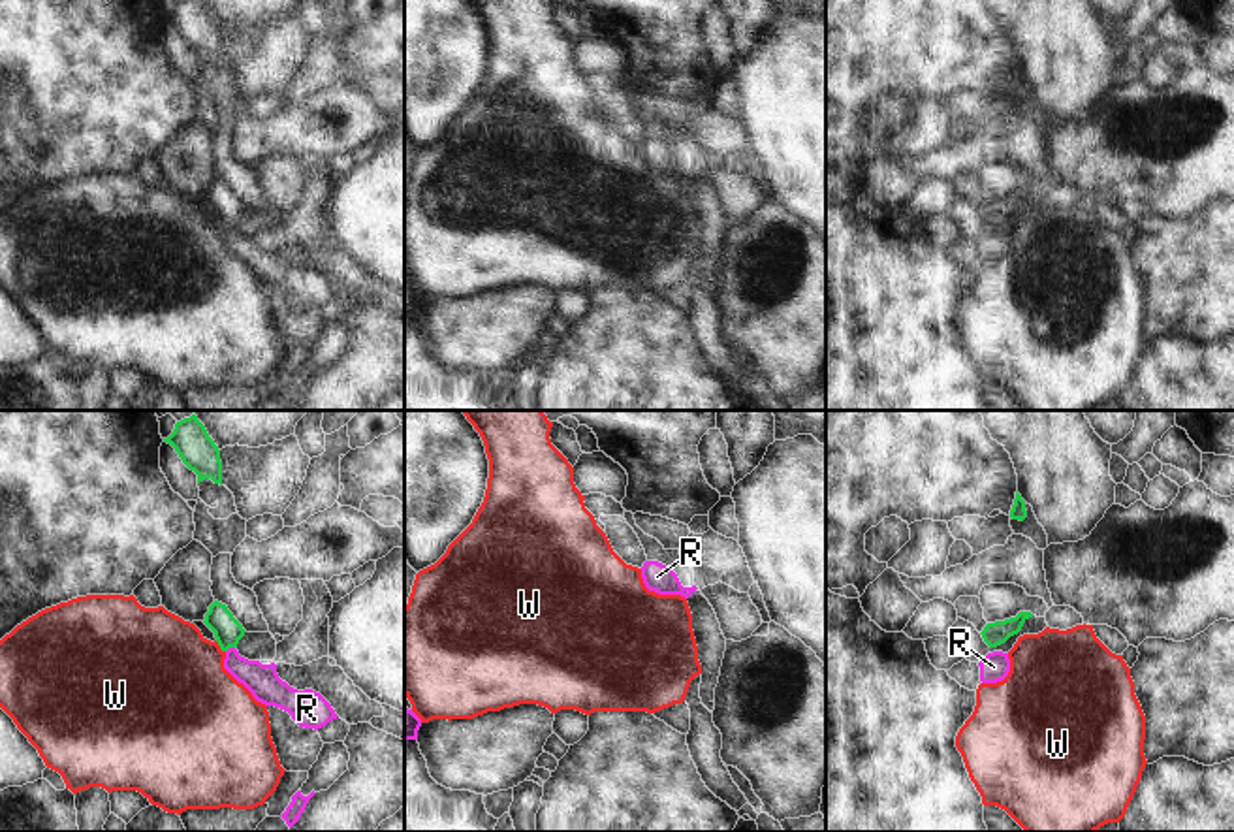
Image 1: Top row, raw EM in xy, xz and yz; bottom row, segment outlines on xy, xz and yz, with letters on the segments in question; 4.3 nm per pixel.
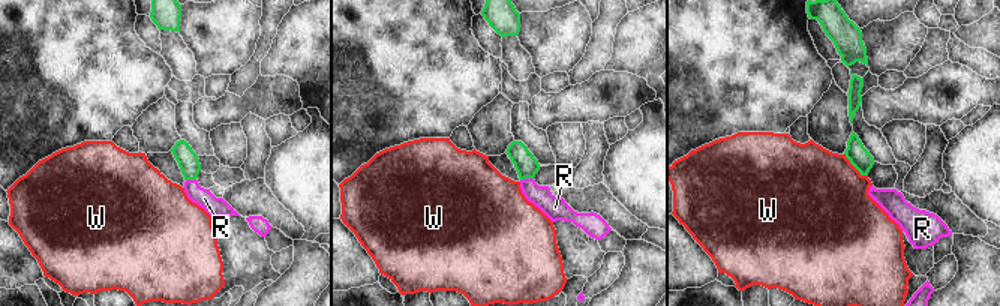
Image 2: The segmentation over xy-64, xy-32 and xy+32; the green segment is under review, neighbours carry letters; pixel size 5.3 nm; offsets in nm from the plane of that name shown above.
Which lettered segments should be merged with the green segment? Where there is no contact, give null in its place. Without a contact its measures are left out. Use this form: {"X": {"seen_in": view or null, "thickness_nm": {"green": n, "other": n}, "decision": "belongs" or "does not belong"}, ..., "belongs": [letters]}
{"R": {"seen_in": "xy", "thickness_nm": {"green": 120, "other": 140}, "decision": "belongs"}, "W": {"seen_in": "xy", "thickness_nm": {"green": 120, "other": 460}, "decision": "does not belong"}, "belongs": ["R"]}

